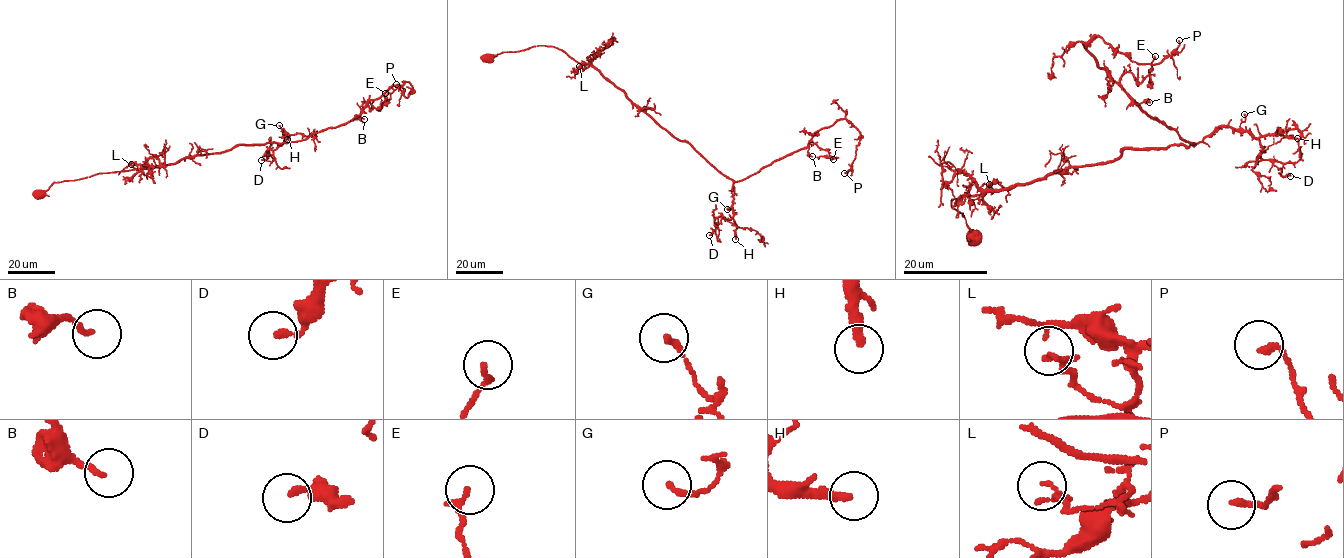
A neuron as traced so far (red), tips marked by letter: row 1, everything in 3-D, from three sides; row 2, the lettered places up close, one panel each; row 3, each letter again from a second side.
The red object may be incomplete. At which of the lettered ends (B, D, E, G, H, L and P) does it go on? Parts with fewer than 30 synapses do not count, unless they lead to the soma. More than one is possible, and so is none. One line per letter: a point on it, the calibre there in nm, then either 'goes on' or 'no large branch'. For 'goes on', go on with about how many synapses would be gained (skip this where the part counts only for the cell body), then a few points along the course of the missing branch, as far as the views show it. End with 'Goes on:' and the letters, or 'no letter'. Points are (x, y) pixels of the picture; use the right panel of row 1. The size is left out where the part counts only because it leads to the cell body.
B: at (1149, 102); 130 nm thick; no large branch
D: at (1290, 176); 200 nm thick; no large branch
E: at (1155, 56); 180 nm thick; no large branch
G: at (1244, 114); 180 nm thick; no large branch
H: at (1297, 138); 280 nm thick; goes on; about 90 synapses; missing branch runs (1297, 138), (1310, 151), (1307, 160), (1274, 169), (1263, 188)
L: at (989, 184); 130 nm thick; no large branch
P: at (1179, 40); 190 nm thick; no large branch
Goes on: H

